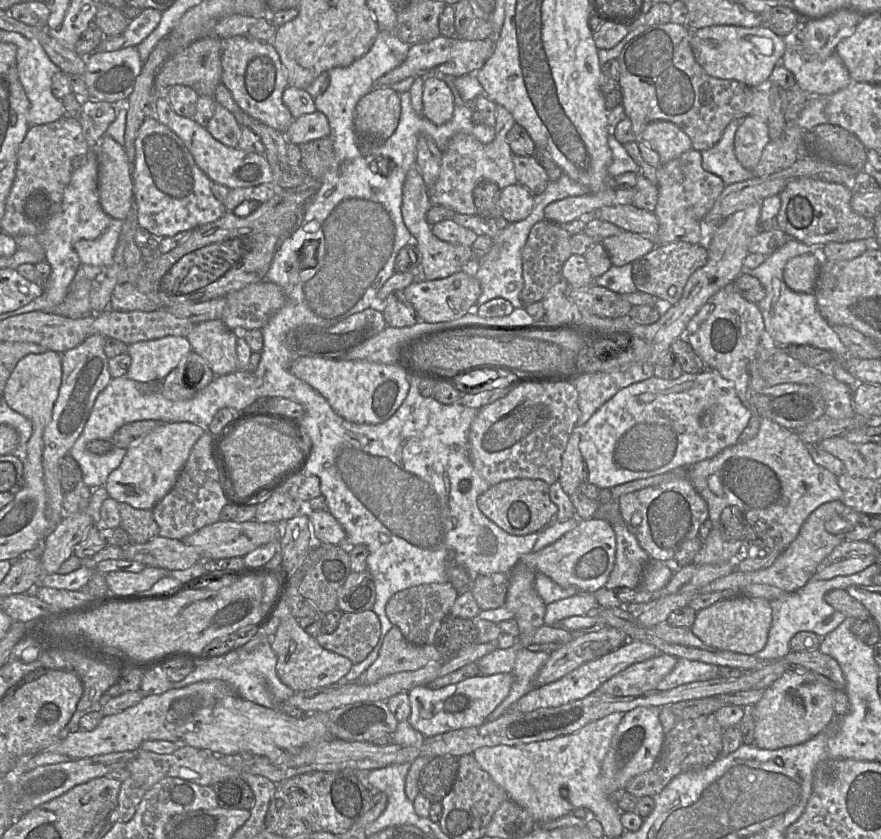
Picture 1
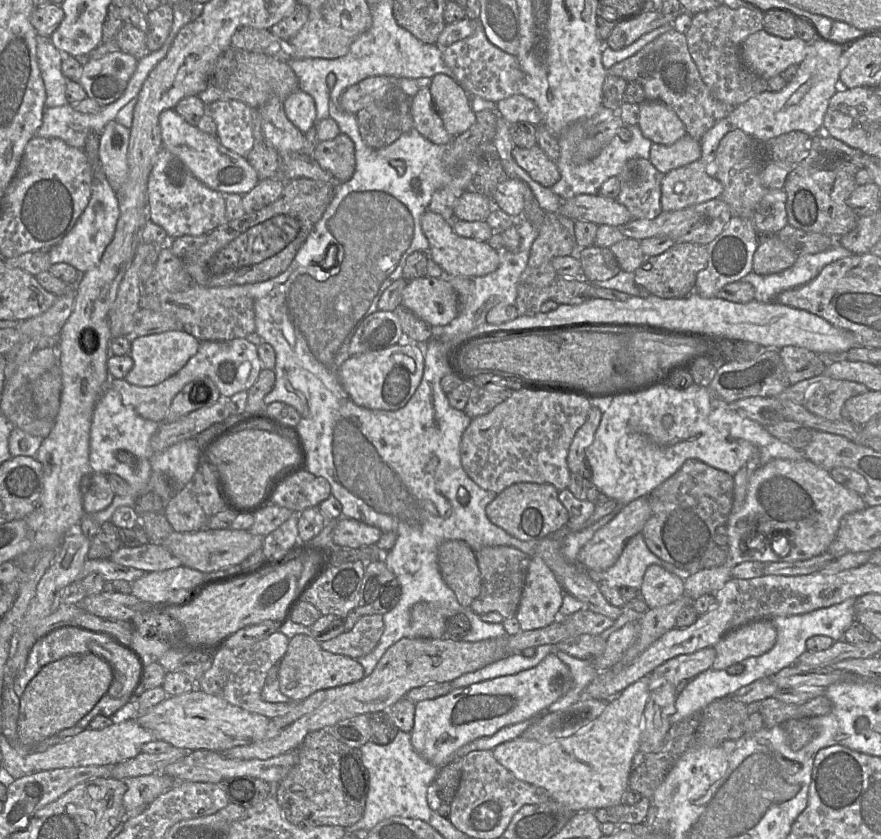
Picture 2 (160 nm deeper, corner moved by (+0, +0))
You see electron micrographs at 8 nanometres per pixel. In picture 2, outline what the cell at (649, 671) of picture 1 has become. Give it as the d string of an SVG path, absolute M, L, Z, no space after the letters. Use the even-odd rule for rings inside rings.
M708 647L664 662L648 674L650 692L668 683L681 686L699 673L712 668L715 658L714 647Z

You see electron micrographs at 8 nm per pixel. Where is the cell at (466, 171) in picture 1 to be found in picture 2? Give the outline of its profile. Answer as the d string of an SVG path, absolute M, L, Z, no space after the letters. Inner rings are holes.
M515 94L496 103L498 111L509 123L529 122L535 126L543 123L543 116L535 102L523 95Z

